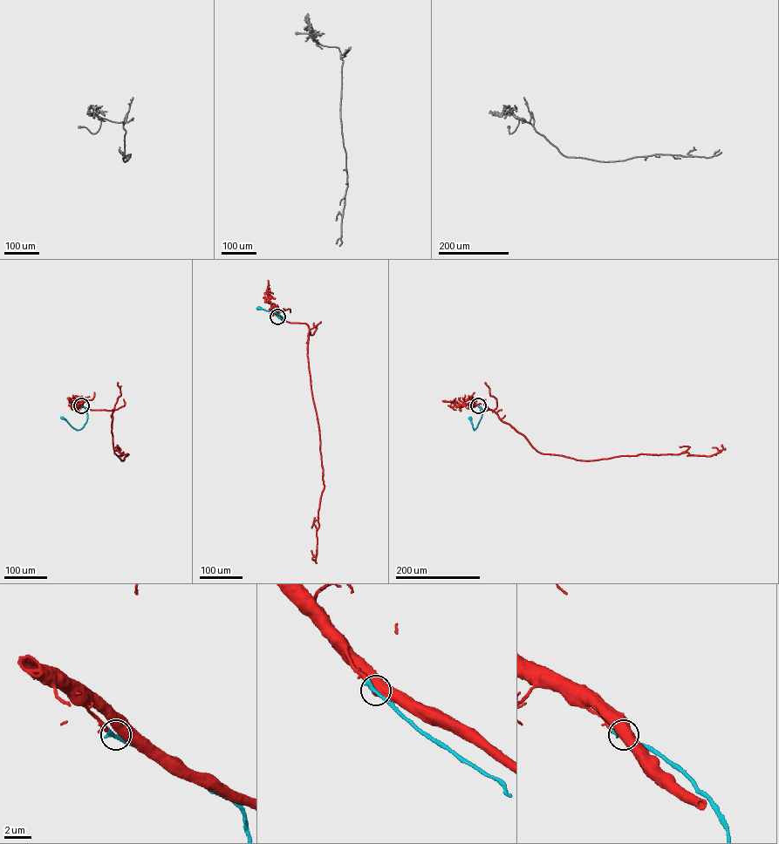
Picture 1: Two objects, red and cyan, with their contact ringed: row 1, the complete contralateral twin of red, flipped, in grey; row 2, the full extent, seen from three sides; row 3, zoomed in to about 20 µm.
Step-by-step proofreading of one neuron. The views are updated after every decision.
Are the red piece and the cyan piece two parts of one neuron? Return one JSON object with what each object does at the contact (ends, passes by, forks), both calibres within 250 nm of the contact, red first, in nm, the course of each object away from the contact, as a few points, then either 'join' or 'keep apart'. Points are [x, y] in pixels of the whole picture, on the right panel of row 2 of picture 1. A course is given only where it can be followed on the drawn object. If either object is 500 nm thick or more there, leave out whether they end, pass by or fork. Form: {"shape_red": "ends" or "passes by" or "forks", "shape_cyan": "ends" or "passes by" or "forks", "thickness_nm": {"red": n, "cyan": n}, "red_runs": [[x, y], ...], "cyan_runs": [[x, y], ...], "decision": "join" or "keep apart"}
{"thickness_nm": {"red": 600, "cyan": 460}, "red_runs": [[478, 405], [494, 411], [538, 452], [581, 460], [686, 452], [710, 456], [722, 450], [721, 445]], "cyan_runs": [[478, 405], [481, 414], [474, 430], [470, 418]], "decision": "join"}

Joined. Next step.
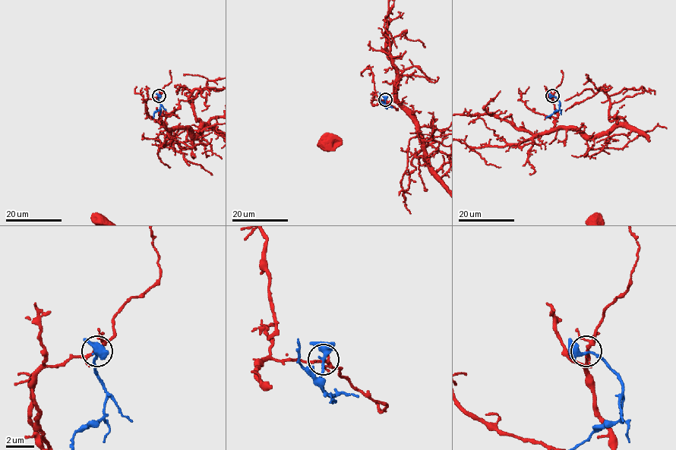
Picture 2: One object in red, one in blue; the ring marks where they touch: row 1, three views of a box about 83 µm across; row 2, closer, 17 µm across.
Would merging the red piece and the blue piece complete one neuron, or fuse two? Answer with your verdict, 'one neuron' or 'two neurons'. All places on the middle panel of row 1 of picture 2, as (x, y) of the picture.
two neurons

